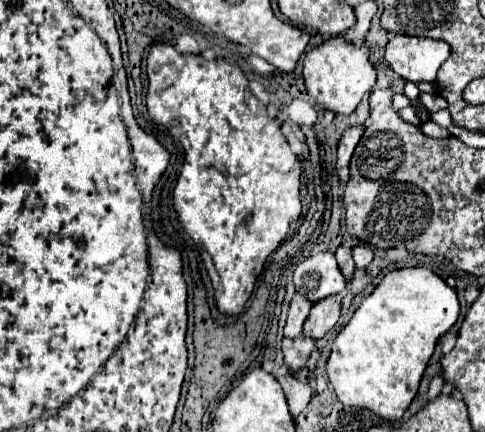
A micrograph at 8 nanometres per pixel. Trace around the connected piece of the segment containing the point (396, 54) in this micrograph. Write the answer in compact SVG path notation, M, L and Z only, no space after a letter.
M397 34L385 48L385 60L403 78L415 84L435 82L439 66L449 58L449 44L433 38Z

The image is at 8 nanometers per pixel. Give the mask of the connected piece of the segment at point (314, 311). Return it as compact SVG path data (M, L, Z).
M329 296L325 300L319 300L317 304L313 304L307 320L305 320L305 326L303 326L303 332L313 338L313 340L319 340L323 338L339 320L339 314L341 314L341 296Z

